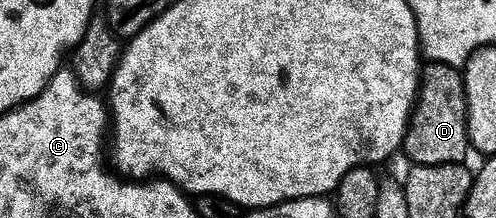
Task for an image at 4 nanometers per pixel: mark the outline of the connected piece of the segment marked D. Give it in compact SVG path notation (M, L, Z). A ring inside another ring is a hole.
M429 63L421 72L421 90L417 93L417 105L413 109L413 117L409 121L409 132L405 135L403 155L410 159L409 163L419 166L447 166L464 164L471 155L469 141L469 106L465 92L465 77L458 68L448 67L442 63Z

